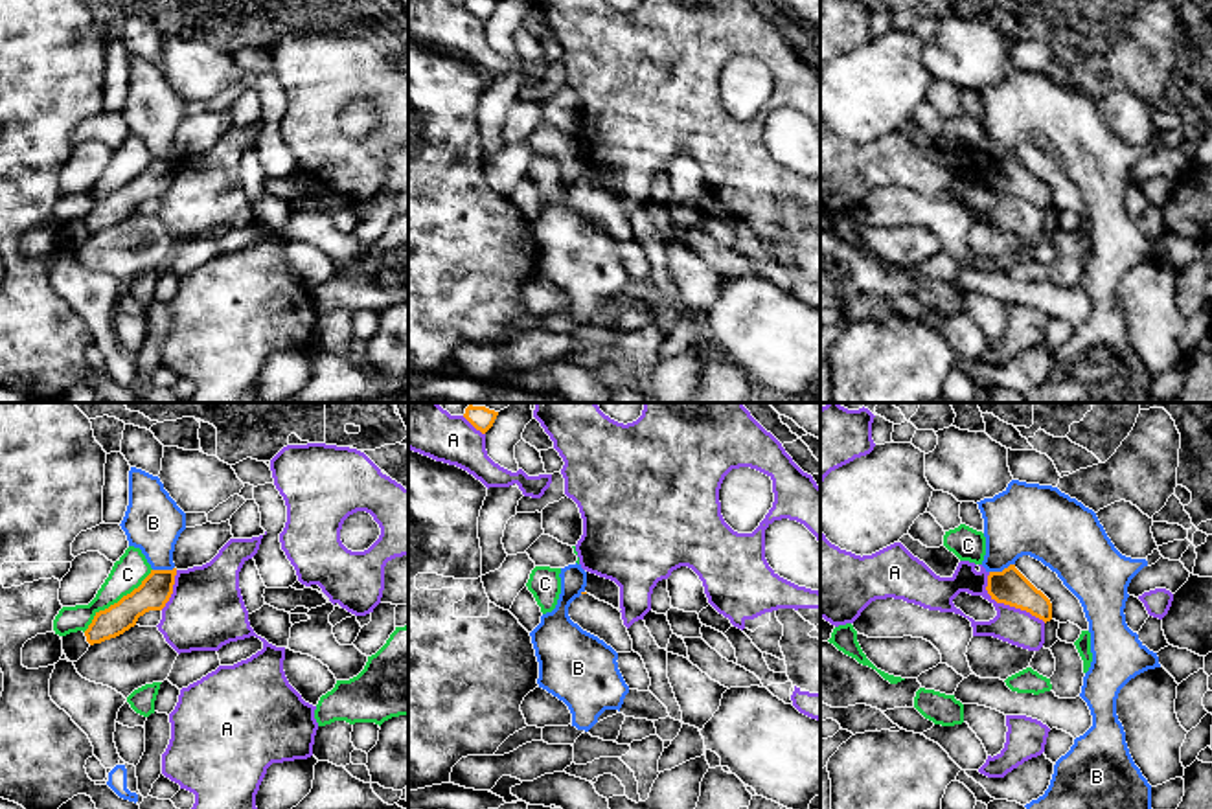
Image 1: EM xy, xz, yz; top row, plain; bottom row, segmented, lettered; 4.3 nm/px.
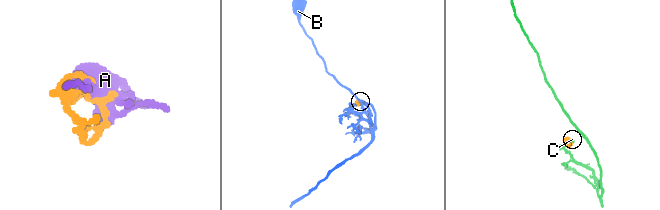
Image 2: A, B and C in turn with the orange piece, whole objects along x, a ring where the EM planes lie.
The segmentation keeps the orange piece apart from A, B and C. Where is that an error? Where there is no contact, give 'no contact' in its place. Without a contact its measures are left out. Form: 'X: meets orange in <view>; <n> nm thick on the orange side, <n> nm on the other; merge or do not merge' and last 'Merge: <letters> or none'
A: meets orange in yz; 160 nm thick on the orange side, 160 nm on the other; do not merge
B: meets orange in yz; 160 nm thick on the orange side, 320 nm on the other; do not merge
C: meets orange in xy; 140 nm thick on the orange side, 140 nm on the other; do not merge
Merge: none

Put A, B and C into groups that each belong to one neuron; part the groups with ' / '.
A / B / C

